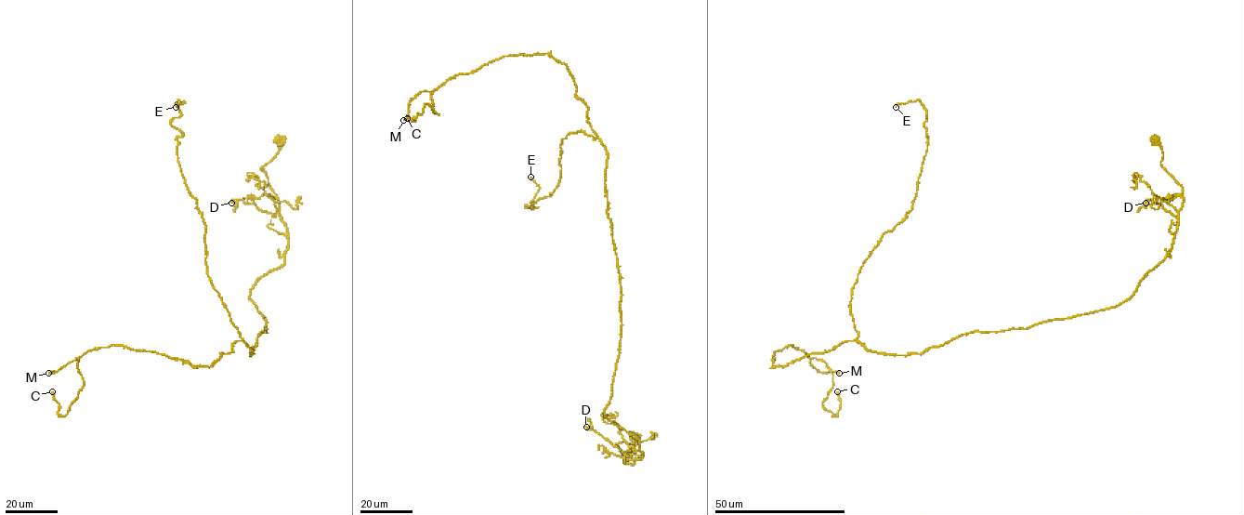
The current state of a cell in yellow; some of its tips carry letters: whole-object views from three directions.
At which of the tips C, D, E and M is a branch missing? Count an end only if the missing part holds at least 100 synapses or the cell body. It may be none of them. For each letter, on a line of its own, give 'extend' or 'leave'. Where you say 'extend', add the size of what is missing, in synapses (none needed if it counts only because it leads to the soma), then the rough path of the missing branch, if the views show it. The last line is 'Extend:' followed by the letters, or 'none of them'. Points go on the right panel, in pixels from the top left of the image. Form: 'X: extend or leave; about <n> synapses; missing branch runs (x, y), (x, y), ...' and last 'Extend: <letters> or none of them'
C: leave
D: leave
E: leave
M: leave
Extend: none of them

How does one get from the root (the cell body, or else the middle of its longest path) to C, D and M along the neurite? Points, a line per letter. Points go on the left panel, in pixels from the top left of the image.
C: (281, 140), (262, 170), (288, 246), (249, 297), (253, 353), (111, 345), (76, 359), (63, 416), (52, 391)
D: (281, 140), (278, 153), (262, 167), (268, 183), (277, 196), (279, 212), (273, 216), (241, 200), (231, 203)
M: (281, 140), (262, 170), (288, 246), (249, 297), (253, 353), (111, 345), (48, 373)

